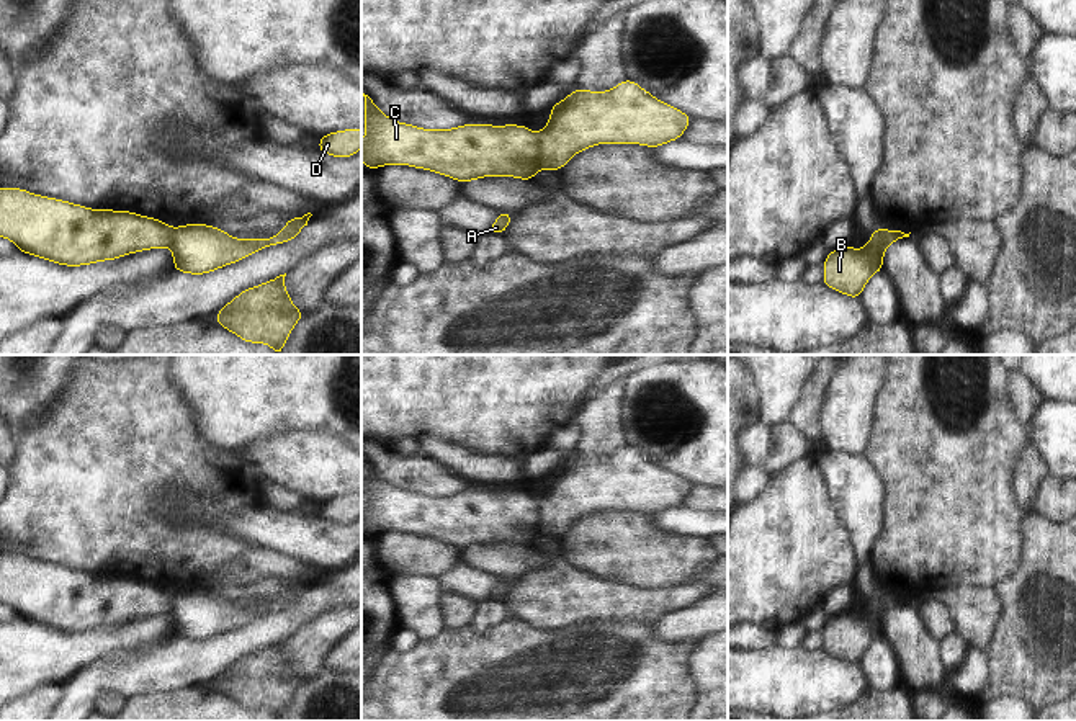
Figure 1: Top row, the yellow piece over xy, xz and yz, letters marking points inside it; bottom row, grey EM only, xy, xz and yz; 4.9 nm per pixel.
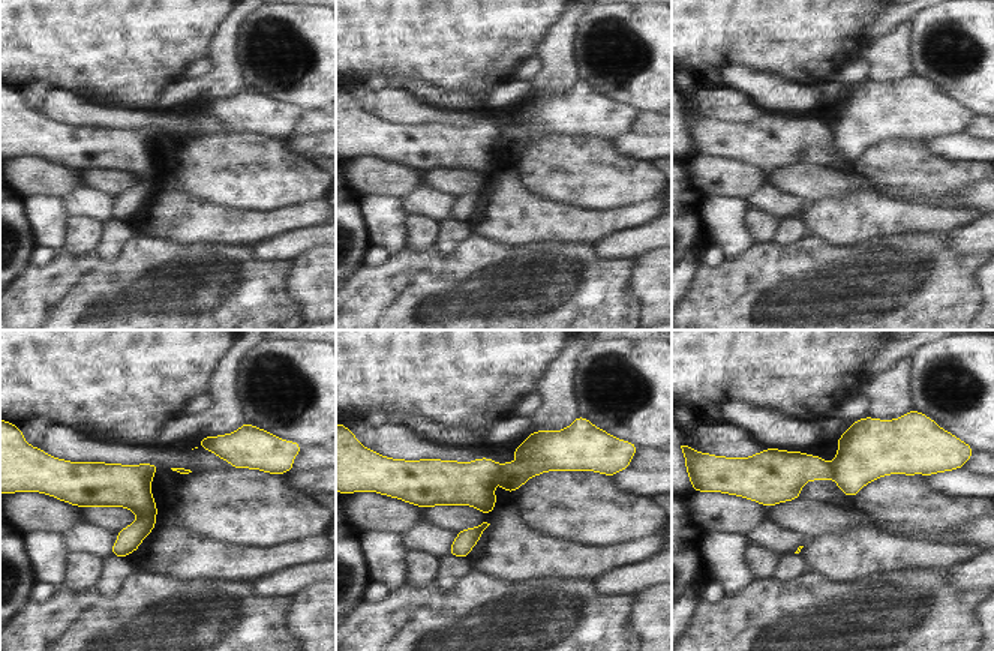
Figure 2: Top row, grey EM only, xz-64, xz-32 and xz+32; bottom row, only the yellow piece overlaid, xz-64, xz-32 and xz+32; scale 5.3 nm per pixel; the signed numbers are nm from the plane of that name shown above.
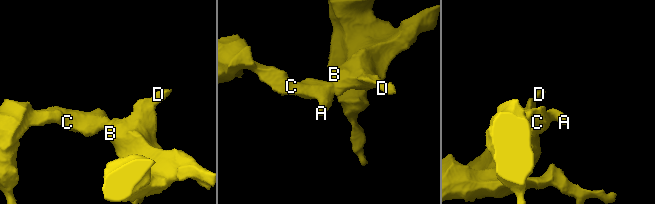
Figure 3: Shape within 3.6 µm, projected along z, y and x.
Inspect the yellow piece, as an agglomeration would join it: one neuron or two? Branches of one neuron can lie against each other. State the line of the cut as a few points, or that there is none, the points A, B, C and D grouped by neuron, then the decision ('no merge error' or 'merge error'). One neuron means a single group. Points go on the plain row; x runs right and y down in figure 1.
cut in xz along (535, 501), (538, 535); A C / B D; merge error

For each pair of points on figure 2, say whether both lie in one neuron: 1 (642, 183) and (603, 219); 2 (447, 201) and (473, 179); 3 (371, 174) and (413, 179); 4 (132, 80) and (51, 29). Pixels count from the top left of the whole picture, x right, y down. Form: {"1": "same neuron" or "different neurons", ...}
{"1": "different neurons", "2": "different neurons", "3": "same neuron", "4": "same neuron"}

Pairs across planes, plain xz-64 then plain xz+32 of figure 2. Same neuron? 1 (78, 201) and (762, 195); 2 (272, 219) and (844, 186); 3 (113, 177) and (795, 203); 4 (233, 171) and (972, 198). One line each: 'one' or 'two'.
1: one
2: two
3: two
4: two

